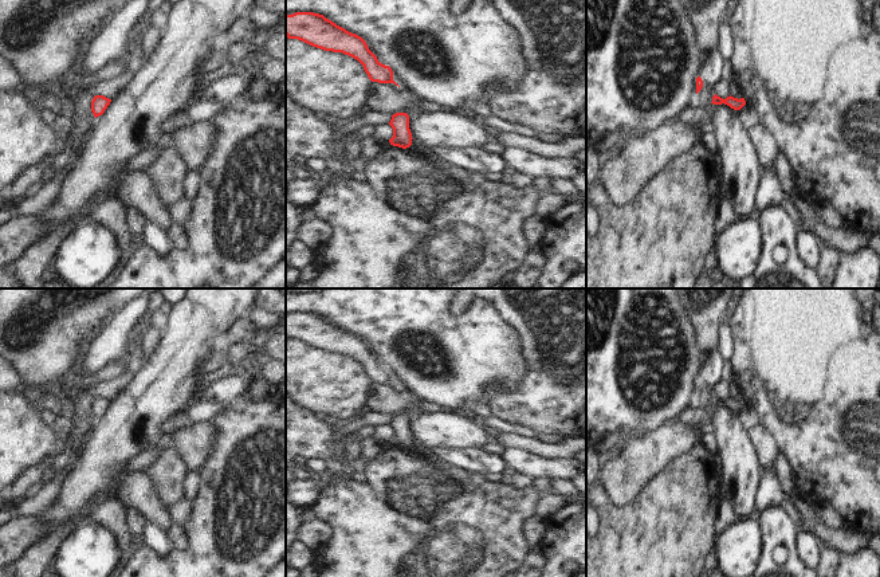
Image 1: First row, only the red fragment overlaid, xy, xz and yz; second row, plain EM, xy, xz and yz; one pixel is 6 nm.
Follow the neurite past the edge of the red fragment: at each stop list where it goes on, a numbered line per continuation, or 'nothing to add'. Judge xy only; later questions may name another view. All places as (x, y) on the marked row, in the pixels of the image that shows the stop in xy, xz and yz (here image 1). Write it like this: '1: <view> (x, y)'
nothing to add

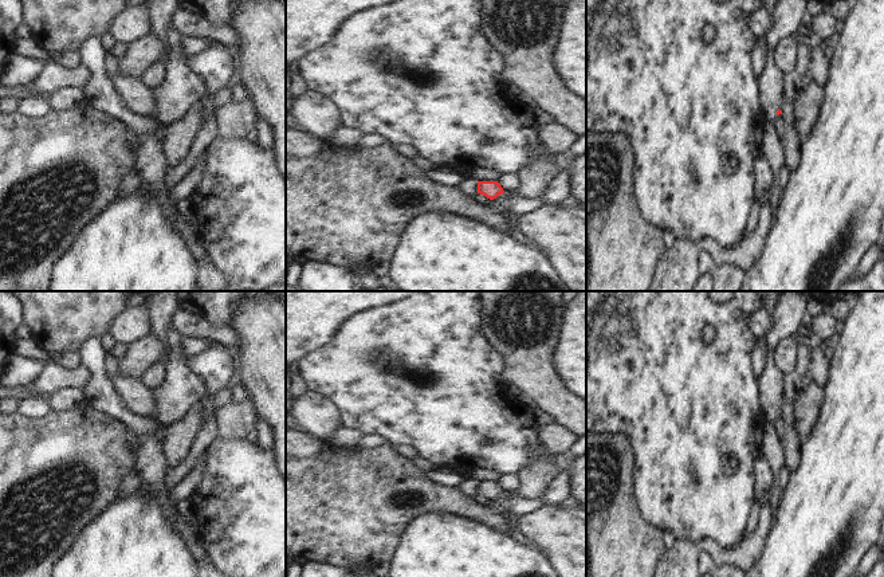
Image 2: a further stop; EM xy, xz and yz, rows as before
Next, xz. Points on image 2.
nothing to add

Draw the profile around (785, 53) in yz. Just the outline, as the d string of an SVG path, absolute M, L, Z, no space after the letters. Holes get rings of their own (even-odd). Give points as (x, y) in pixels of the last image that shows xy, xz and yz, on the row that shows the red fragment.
M791 35L781 39L773 50L774 60L782 72L795 70L797 52L799 47L798 39Z

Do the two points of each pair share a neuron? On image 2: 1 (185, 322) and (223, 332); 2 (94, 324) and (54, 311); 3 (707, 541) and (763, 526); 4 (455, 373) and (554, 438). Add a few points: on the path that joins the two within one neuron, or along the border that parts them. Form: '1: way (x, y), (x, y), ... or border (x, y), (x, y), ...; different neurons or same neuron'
1: way (195, 325), (213, 332); same neuron
2: way (85, 314), (82, 311), (63, 311); same neuron
3: way (722, 553), (739, 553), (751, 541); same neuron
4: border (538, 426), (537, 439), (546, 450); different neurons

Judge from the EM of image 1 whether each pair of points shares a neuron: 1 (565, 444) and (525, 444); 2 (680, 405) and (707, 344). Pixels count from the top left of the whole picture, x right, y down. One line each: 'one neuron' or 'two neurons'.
1: one neuron
2: two neurons

